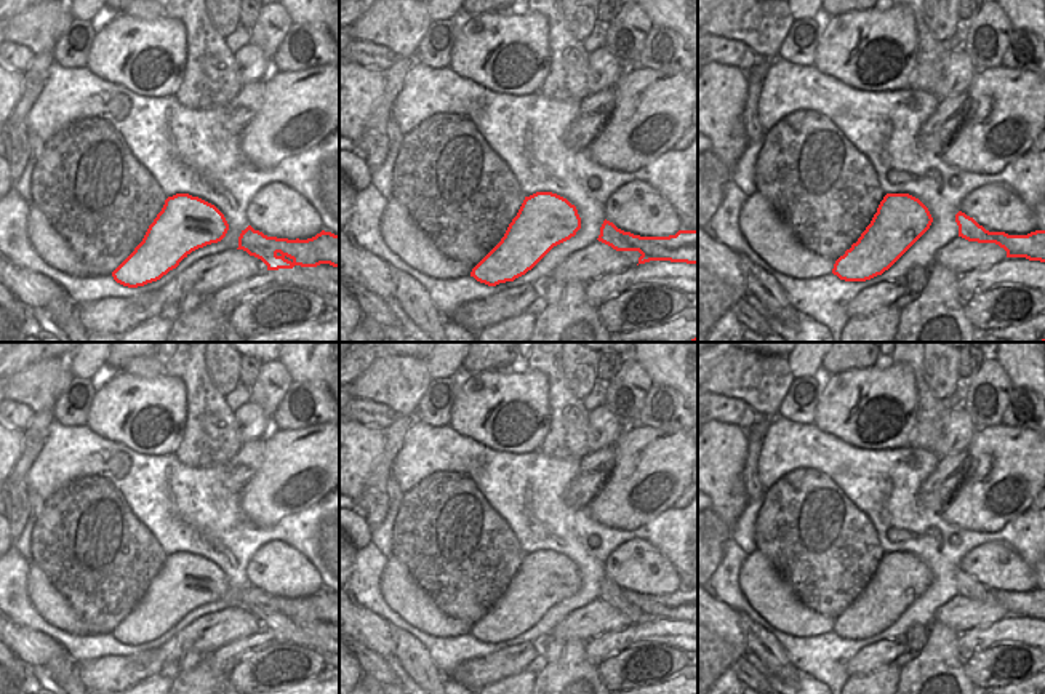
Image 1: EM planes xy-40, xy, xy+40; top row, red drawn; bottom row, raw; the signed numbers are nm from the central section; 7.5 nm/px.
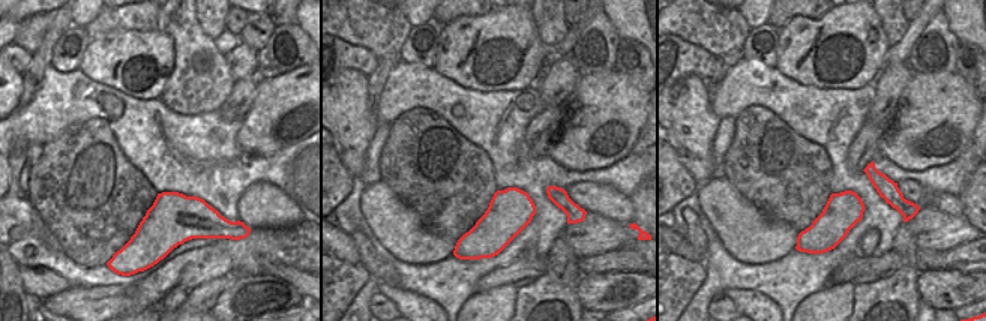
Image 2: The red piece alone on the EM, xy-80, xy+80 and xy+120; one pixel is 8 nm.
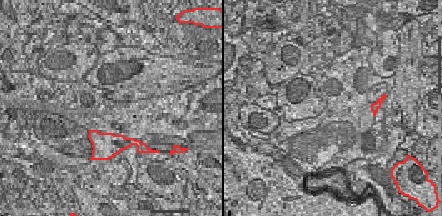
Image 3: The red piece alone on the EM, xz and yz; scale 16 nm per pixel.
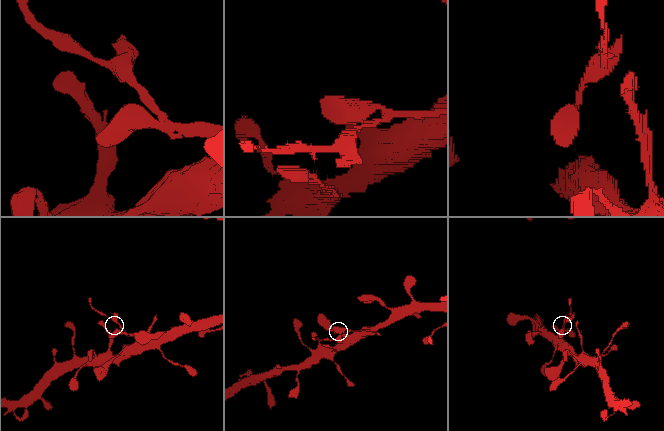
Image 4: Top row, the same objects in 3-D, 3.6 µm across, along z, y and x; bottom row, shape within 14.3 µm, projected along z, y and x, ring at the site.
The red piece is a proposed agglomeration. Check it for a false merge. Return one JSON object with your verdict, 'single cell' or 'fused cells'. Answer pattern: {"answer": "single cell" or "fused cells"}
{"answer": "single cell"}

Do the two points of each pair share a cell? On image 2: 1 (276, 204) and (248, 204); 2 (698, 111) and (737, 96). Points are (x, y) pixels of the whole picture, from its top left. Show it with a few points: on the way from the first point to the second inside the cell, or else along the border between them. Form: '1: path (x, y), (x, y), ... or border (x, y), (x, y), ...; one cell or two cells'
1: path (269, 204), (255, 204); one cell
2: border (710, 95), (710, 108), (719, 119), (712, 143); two cells

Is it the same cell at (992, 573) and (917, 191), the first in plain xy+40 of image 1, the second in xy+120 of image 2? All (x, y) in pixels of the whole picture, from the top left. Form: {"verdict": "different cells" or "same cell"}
{"verdict": "same cell"}

